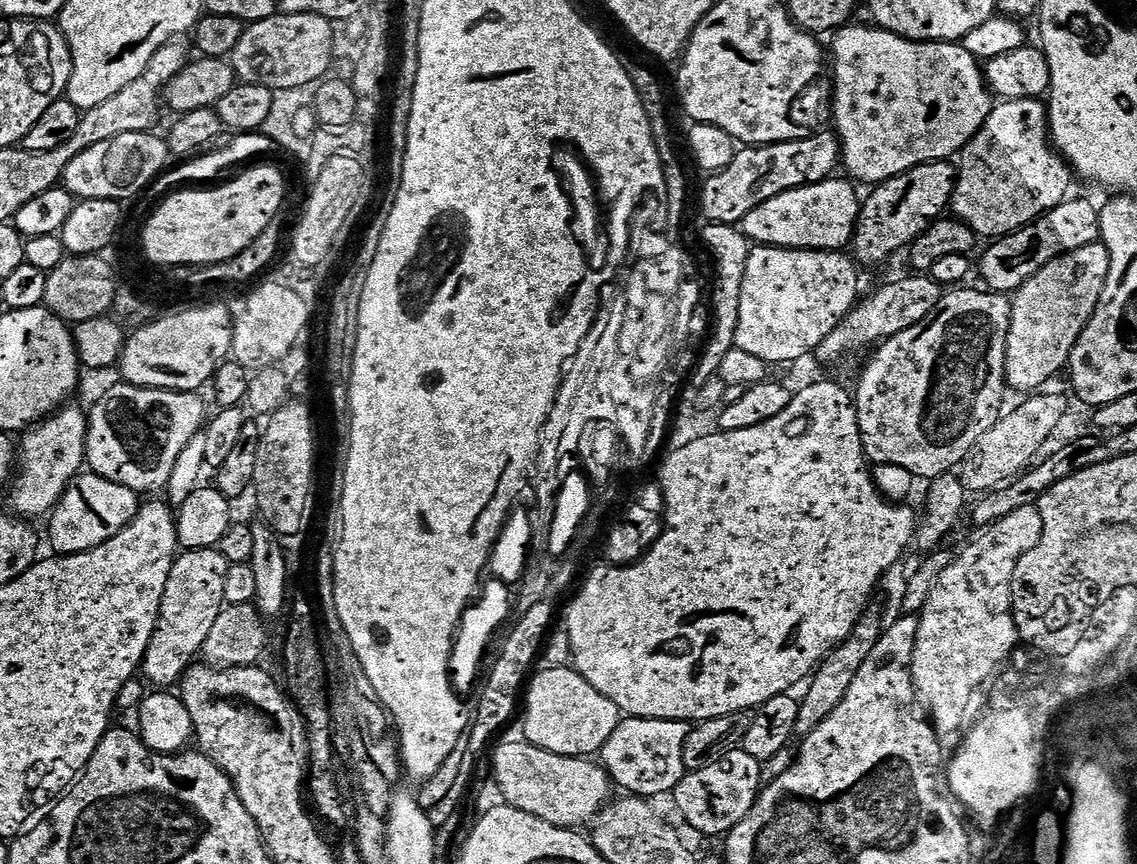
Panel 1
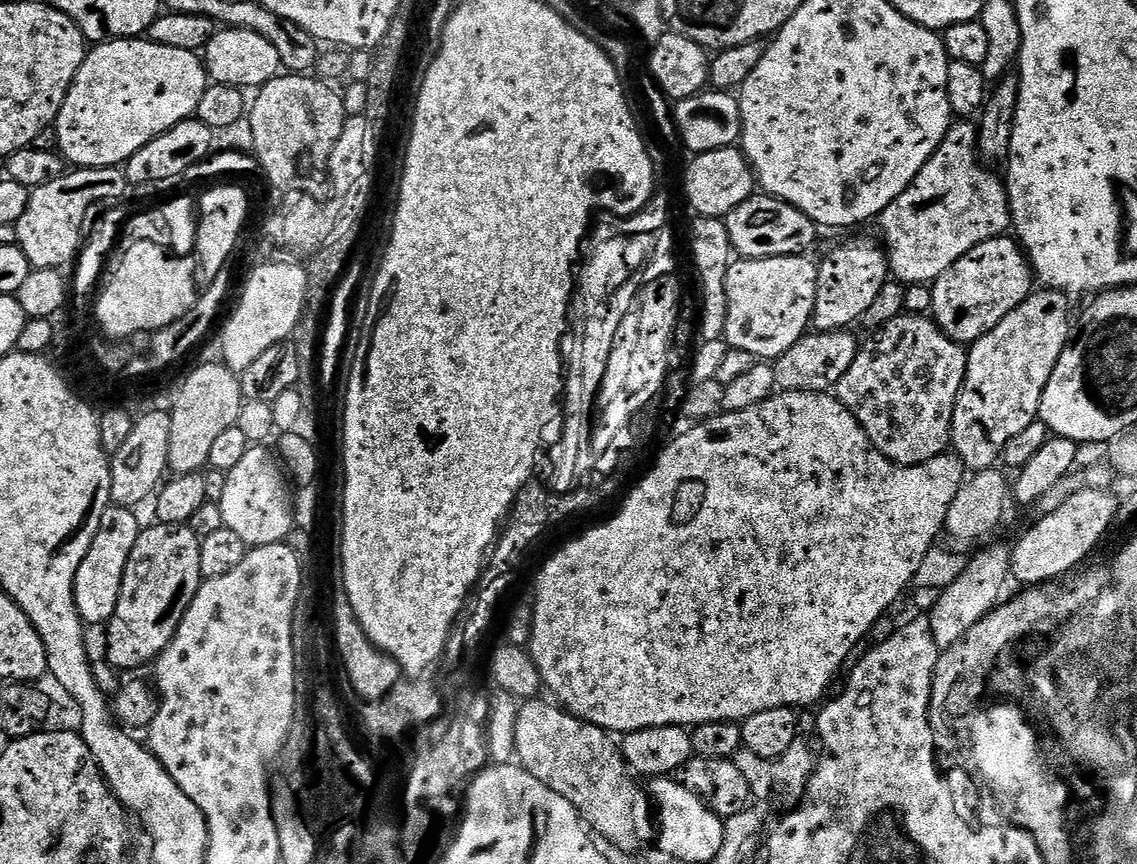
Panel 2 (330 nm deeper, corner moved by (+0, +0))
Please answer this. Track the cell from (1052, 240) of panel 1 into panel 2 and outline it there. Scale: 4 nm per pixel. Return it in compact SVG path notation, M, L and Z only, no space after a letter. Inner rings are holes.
M992 237L967 252L952 267L948 267L930 286L930 316L933 316L939 330L947 341L962 342L964 346L976 341L998 324L1031 295L1033 273L1019 249L1010 246L1009 237Z

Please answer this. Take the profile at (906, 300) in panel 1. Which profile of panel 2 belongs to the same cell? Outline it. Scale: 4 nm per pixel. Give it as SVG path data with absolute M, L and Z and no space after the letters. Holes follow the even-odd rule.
M837 330L835 332L813 331L812 336L801 335L790 350L786 350L776 357L770 368L771 382L780 392L806 392L809 394L827 393L835 384L840 381L840 375L854 362L858 351L858 340L851 336L851 331Z

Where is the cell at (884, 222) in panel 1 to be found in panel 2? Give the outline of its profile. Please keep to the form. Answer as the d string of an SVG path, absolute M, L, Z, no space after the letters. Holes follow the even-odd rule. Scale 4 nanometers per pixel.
M848 240L838 245L814 272L816 305L812 308L811 327L817 332L847 329L871 304L873 307L877 303L885 283L886 262L878 244L872 240Z

